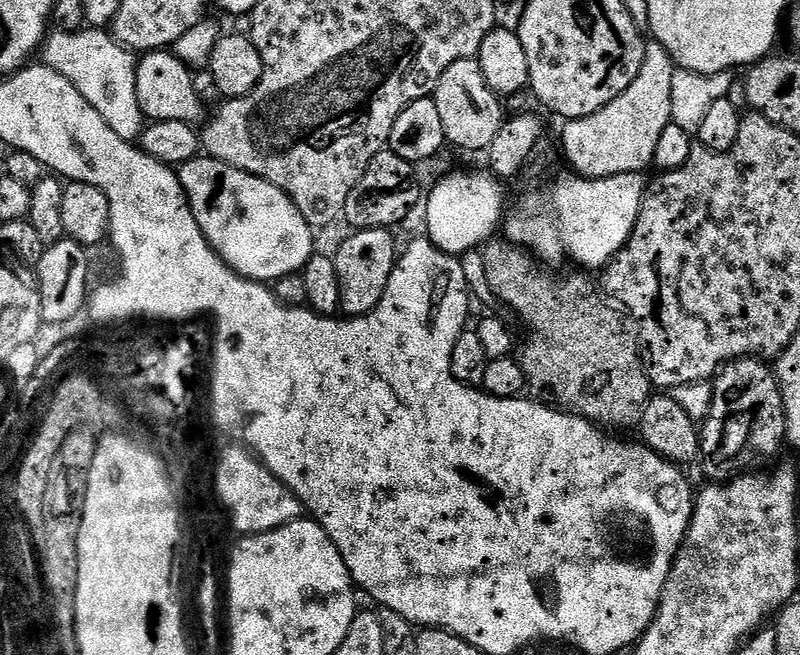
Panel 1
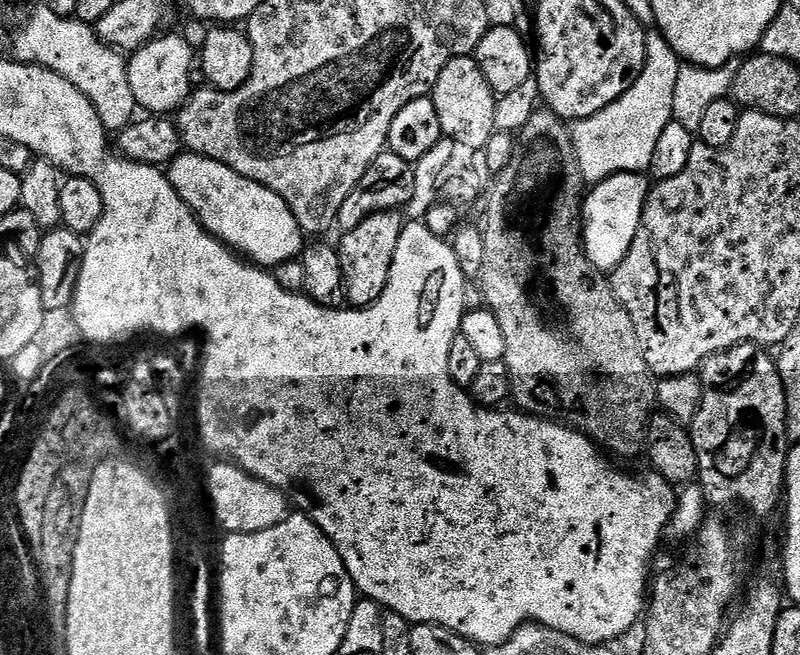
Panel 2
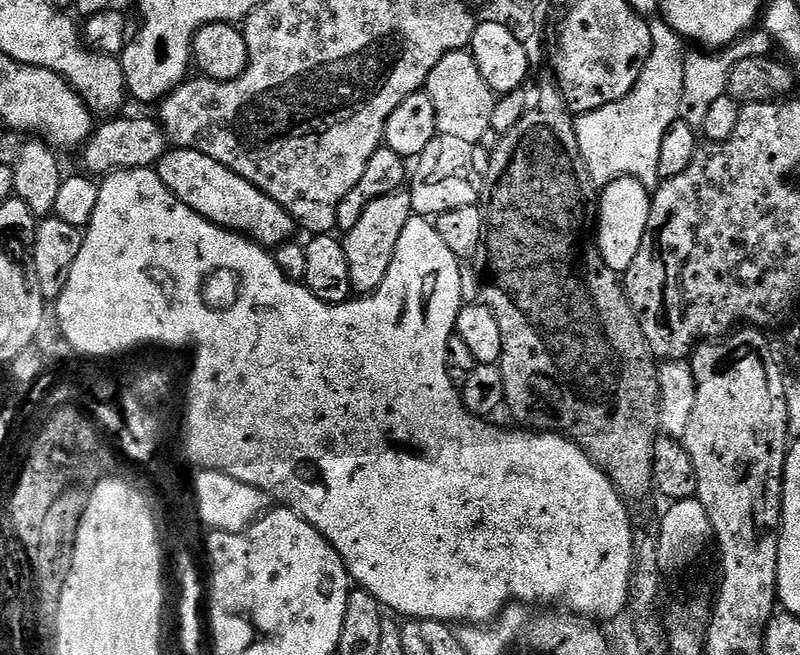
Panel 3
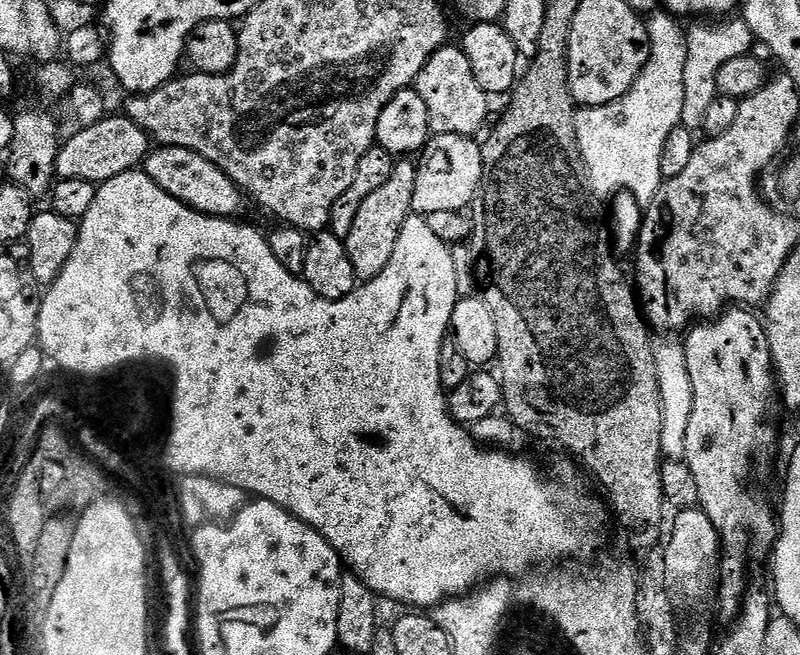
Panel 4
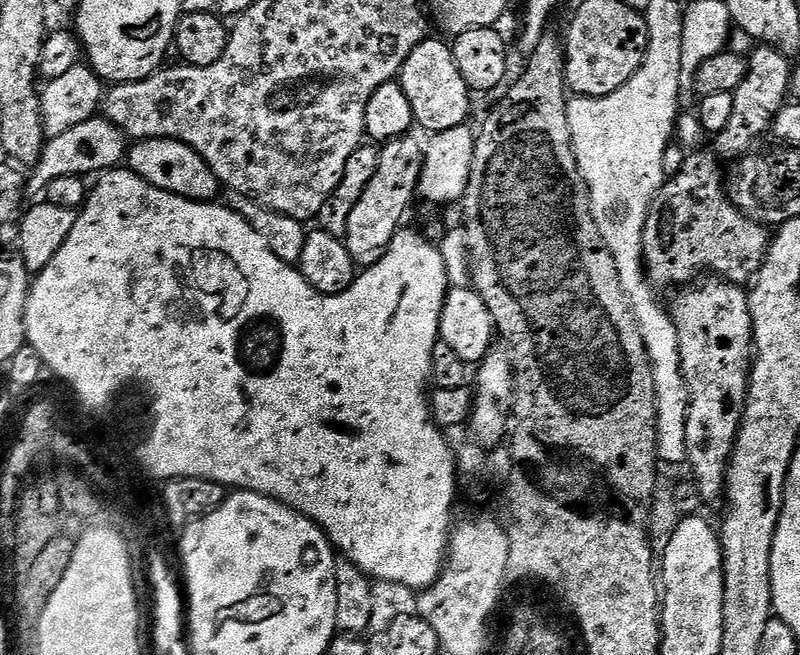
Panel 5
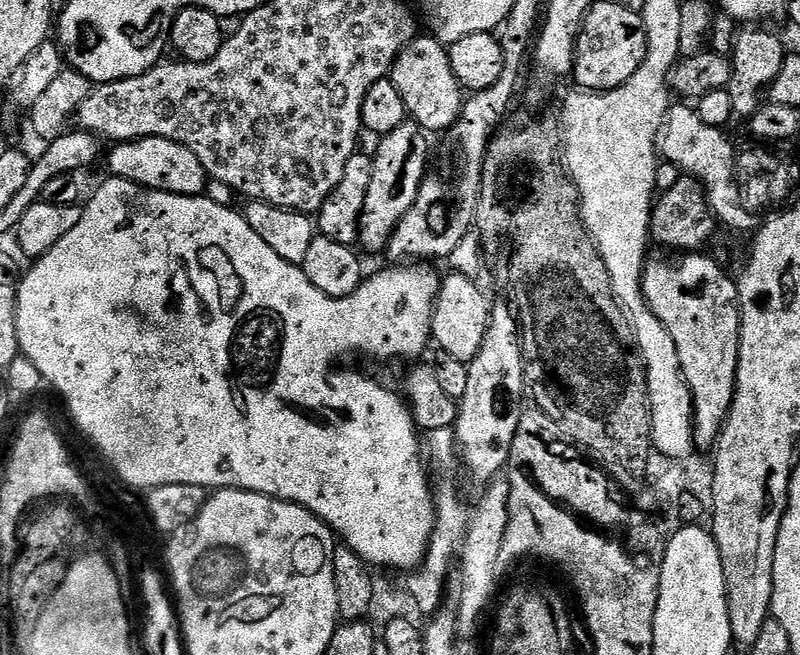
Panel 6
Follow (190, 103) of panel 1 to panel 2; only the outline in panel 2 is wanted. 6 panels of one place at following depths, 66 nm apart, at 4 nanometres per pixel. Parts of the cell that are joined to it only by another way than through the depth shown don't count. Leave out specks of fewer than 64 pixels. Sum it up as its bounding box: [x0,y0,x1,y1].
[128,35,194,117]

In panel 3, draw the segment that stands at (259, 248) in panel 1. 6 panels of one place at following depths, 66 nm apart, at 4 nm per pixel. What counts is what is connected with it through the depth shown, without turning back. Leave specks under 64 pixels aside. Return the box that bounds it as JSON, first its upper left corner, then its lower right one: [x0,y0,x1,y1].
[154,147,294,250]

